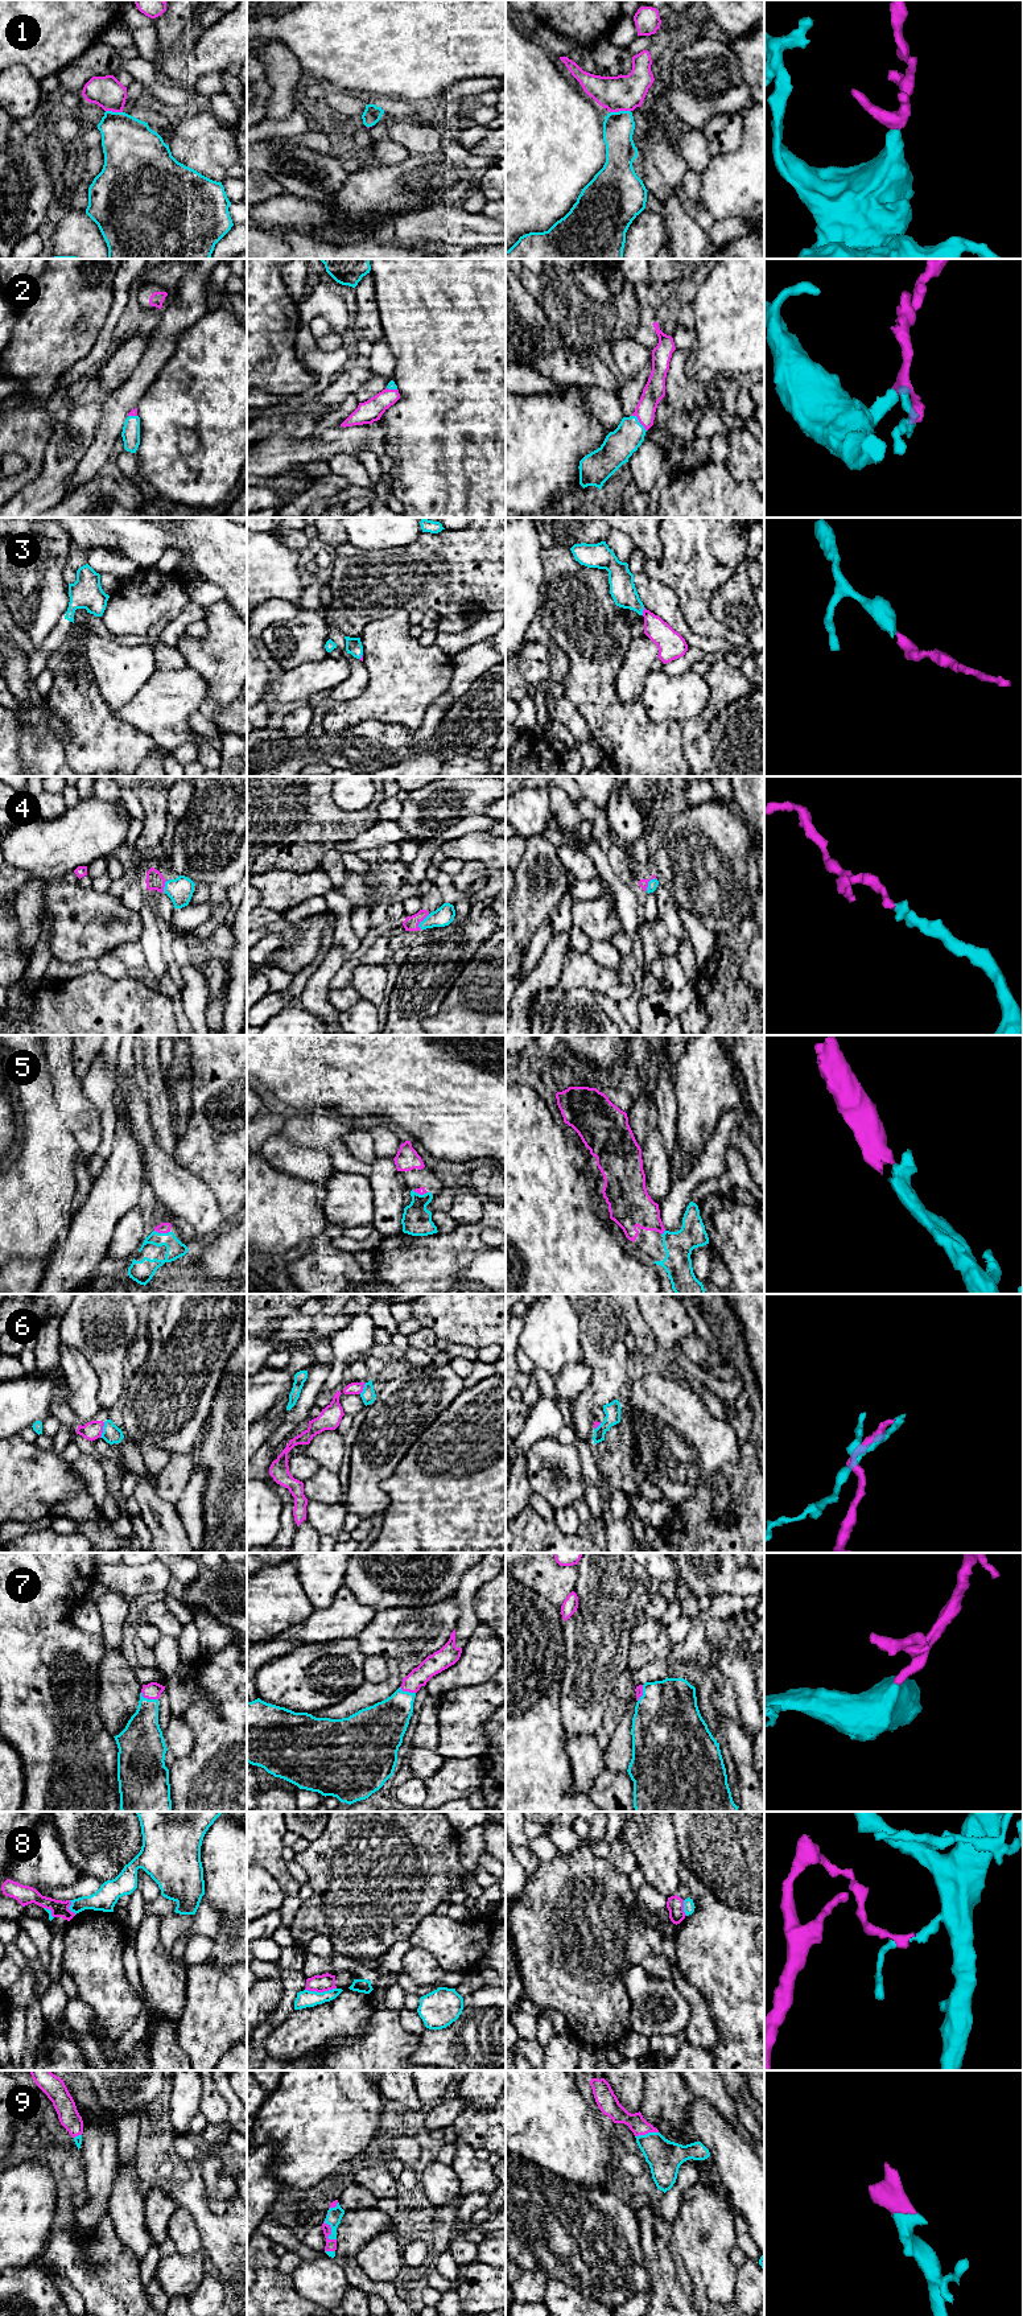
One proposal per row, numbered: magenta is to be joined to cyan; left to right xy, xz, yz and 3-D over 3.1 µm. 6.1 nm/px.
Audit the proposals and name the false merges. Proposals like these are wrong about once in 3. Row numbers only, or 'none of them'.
6, 8

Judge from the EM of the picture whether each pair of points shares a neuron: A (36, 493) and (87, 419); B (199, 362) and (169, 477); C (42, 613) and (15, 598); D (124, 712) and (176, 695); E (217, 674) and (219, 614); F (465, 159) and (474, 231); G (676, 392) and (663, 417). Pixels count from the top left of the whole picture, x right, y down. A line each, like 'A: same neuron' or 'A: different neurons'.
A: same neuron
B: same neuron
C: same neuron
D: same neuron
E: same neuron
F: different neurons
G: different neurons

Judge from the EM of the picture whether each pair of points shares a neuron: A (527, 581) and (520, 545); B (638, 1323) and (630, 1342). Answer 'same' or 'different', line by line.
A: same
B: different

